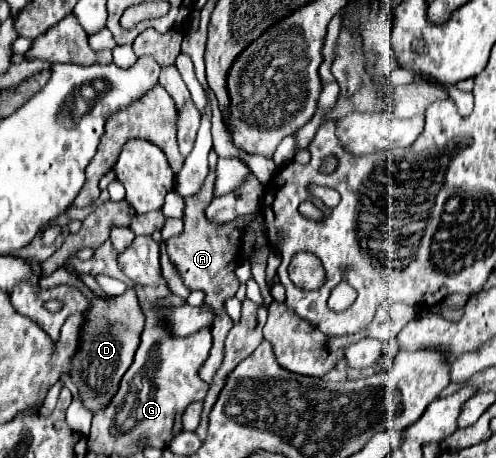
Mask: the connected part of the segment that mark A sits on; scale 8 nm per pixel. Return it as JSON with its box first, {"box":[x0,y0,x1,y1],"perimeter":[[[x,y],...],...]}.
{"box":[165,169,247,384],"perimeter":[[[209,169],[209,173],[203,184],[203,188],[185,198],[185,230],[181,236],[175,236],[171,240],[165,242],[167,246],[167,256],[173,262],[173,266],[177,268],[183,284],[189,290],[201,290],[205,292],[205,300],[203,304],[207,304],[213,312],[213,324],[211,324],[211,334],[213,334],[213,345],[205,364],[199,370],[200,378],[203,378],[207,384],[211,384],[215,372],[218,370],[223,360],[223,342],[227,338],[227,332],[231,330],[233,322],[229,318],[229,314],[225,312],[225,302],[229,298],[235,296],[237,288],[239,288],[239,280],[235,276],[235,268],[243,262],[241,256],[241,238],[243,238],[243,230],[247,224],[247,218],[237,218],[233,222],[227,224],[211,224],[205,216],[205,208],[213,199],[214,185],[216,174]]]}

